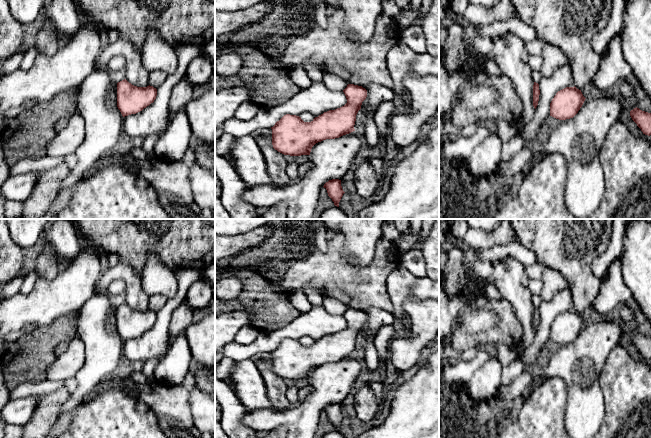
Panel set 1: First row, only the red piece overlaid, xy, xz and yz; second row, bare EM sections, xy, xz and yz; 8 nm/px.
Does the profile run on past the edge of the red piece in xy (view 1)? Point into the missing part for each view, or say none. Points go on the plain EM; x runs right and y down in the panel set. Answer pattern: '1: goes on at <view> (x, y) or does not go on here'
1: does not go on here

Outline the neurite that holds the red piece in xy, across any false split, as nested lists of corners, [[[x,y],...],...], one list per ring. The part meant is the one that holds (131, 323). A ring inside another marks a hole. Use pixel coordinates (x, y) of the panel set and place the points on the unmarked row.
[[[126,303],[117,307],[117,331],[123,341],[142,335],[156,320],[157,313],[153,310],[137,311]]]

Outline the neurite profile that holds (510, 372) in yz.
[[[516,359],[507,366],[503,366],[502,375],[500,379],[500,386],[509,385],[514,379],[516,379],[522,372],[525,371],[523,363]]]

